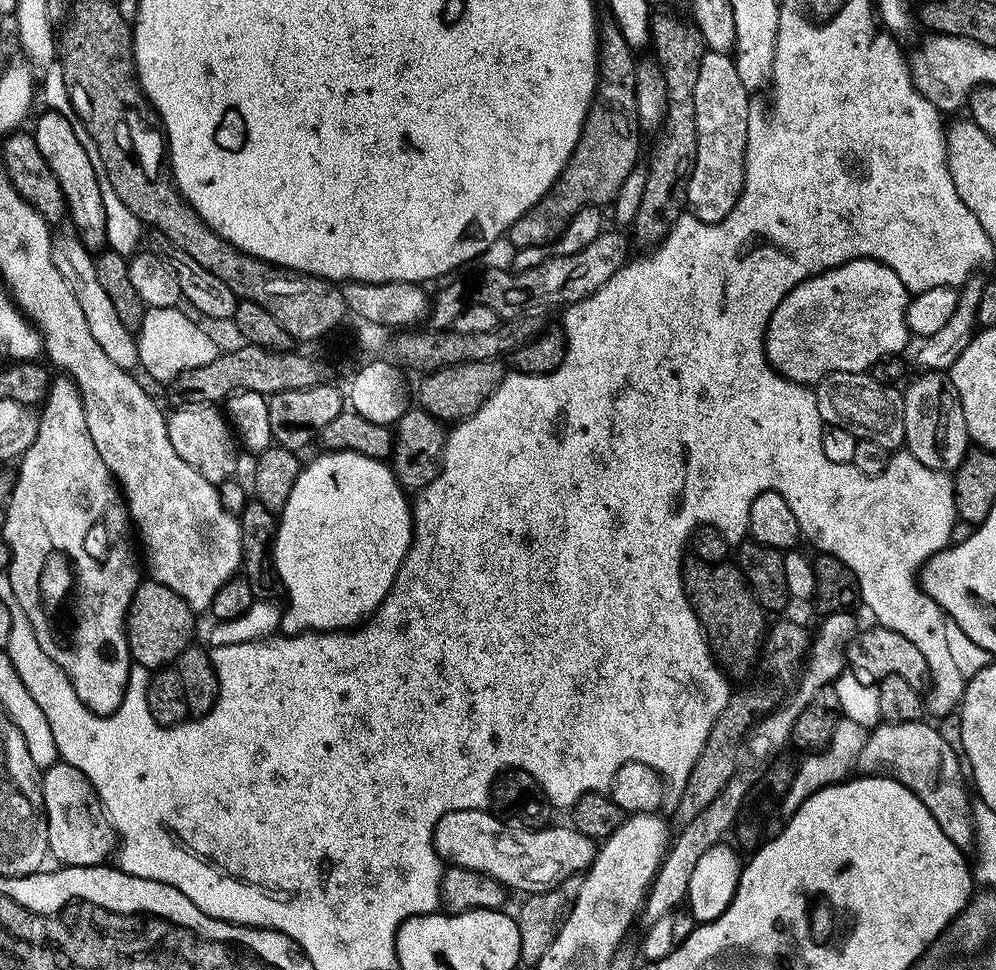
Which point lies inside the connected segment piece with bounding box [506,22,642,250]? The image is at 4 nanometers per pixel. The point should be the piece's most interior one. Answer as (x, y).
(609, 144)

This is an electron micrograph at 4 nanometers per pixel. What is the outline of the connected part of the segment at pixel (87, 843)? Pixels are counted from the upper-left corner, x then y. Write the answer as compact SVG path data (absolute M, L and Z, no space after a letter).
M61 760L45 769L41 780L49 855L63 867L84 868L86 865L104 864L111 852L113 855L118 837L103 809L97 805L89 780L76 767Z

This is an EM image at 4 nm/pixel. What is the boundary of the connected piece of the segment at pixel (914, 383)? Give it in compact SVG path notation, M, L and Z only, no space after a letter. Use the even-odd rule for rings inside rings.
M924 370L919 374L921 376L913 375L907 381L908 388L903 389L906 451L918 458L922 466L930 466L930 470L955 473L956 467L970 451L966 418L962 414L958 390L954 390L951 379L943 371Z

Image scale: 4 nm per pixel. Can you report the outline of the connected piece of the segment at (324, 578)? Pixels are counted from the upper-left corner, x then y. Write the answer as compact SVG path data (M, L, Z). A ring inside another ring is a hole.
M327 450L321 451L321 456L317 458L317 460L312 460L303 465L300 469L300 473L298 474L298 482L294 482L294 490L290 490L290 498L286 502L286 506L284 507L283 512L279 513L278 516L278 527L276 529L276 535L274 537L274 543L272 546L272 551L270 553L275 565L276 572L280 575L280 582L282 585L283 595L288 596L288 604L289 608L286 608L286 611L283 613L283 623L287 626L288 624L288 632L292 634L301 633L301 632L338 632L341 630L352 630L357 626L363 625L364 621L368 619L369 616L372 615L373 612L376 611L377 606L386 598L386 594L390 591L390 589L394 586L394 578L398 574L398 570L402 566L402 562L406 558L406 554L408 553L408 545L410 543L410 524L409 521L412 519L412 504L410 503L409 497L406 495L405 489L400 487L400 483L396 480L396 476L392 473L391 467L383 460L375 460L374 458L366 458L362 454L358 454L357 452L329 452Z

